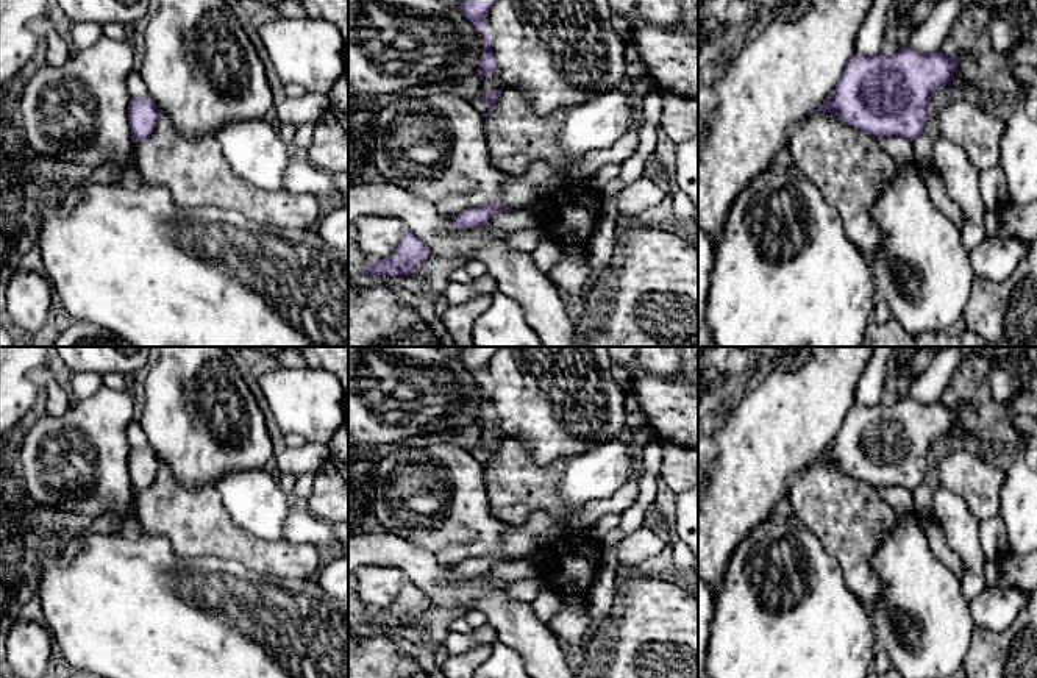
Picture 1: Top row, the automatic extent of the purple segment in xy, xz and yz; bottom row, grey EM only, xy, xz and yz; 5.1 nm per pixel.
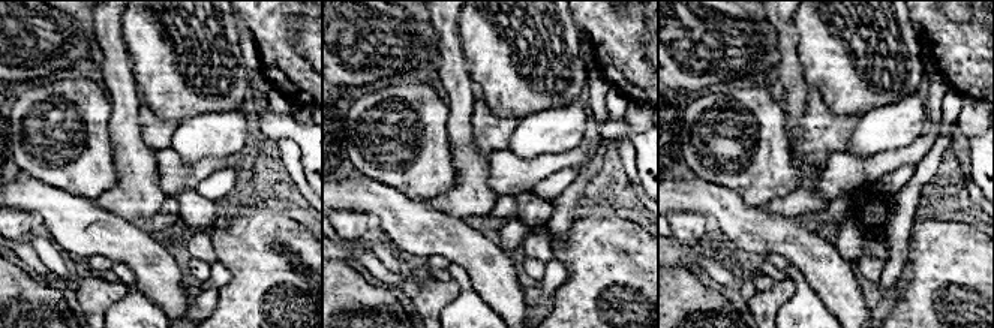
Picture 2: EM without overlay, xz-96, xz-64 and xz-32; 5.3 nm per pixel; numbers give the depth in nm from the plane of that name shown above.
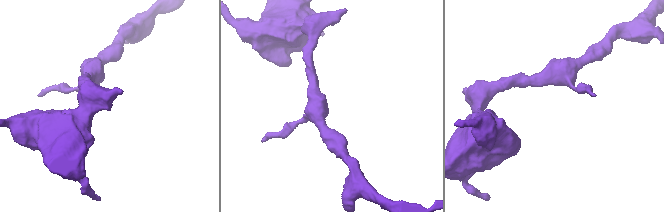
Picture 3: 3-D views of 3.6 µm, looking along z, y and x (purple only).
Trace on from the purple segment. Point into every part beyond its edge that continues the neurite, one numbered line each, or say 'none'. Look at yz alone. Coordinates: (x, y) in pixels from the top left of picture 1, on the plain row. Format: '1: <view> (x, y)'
none

